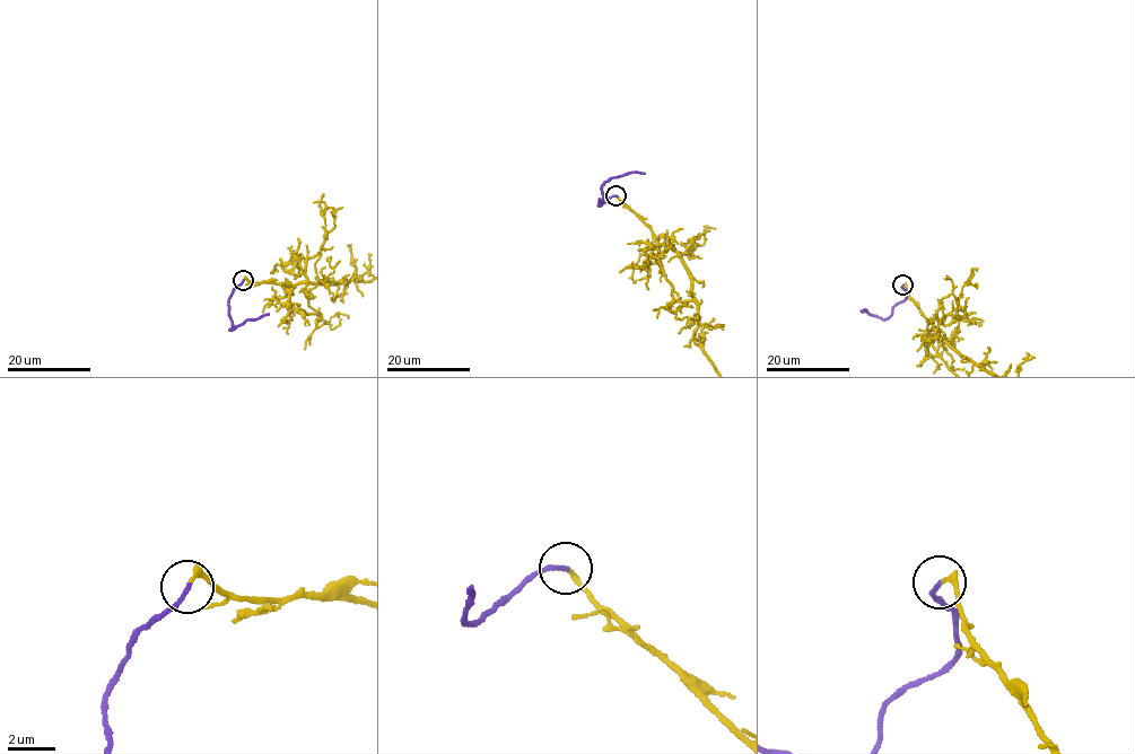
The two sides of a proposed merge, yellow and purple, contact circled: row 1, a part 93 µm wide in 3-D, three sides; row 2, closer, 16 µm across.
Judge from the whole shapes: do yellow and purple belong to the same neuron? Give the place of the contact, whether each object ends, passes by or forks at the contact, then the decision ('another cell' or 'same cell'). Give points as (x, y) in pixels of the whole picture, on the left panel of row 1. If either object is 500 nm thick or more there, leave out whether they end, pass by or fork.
place (243, 280); yellow ends; purple ends; same cell

